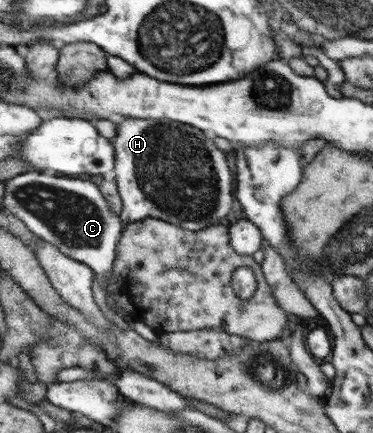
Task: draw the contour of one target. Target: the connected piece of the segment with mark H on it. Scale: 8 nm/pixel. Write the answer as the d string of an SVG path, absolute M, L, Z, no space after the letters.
M127 117L117 123L117 135L111 140L116 146L115 182L122 201L120 215L125 222L151 217L197 232L209 224L219 224L219 220L231 210L233 178L225 154L217 150L213 140L209 140L197 127L165 118Z

